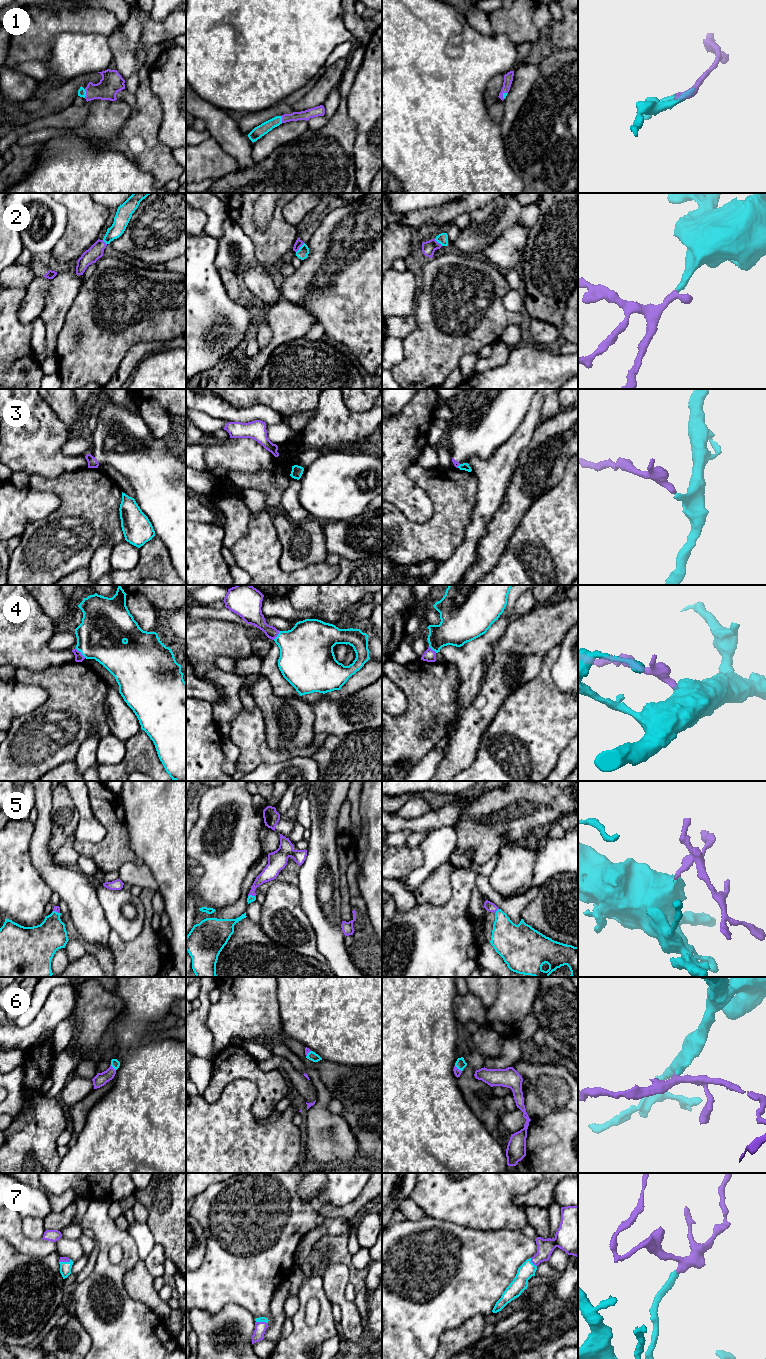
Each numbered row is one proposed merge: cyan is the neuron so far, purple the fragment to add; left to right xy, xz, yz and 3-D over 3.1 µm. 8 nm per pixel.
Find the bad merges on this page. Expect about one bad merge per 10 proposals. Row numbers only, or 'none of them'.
3

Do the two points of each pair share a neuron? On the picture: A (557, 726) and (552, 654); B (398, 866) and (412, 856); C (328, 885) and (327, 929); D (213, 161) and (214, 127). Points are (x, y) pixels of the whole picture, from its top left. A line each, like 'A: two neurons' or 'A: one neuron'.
A: one neuron
B: one neuron
C: one neuron
D: two neurons

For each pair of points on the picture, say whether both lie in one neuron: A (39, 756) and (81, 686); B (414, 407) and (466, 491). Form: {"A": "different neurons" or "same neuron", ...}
{"A": "same neuron", "B": "different neurons"}

